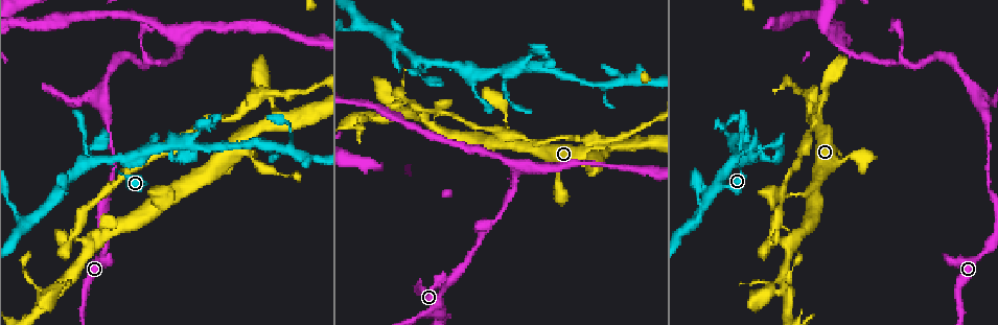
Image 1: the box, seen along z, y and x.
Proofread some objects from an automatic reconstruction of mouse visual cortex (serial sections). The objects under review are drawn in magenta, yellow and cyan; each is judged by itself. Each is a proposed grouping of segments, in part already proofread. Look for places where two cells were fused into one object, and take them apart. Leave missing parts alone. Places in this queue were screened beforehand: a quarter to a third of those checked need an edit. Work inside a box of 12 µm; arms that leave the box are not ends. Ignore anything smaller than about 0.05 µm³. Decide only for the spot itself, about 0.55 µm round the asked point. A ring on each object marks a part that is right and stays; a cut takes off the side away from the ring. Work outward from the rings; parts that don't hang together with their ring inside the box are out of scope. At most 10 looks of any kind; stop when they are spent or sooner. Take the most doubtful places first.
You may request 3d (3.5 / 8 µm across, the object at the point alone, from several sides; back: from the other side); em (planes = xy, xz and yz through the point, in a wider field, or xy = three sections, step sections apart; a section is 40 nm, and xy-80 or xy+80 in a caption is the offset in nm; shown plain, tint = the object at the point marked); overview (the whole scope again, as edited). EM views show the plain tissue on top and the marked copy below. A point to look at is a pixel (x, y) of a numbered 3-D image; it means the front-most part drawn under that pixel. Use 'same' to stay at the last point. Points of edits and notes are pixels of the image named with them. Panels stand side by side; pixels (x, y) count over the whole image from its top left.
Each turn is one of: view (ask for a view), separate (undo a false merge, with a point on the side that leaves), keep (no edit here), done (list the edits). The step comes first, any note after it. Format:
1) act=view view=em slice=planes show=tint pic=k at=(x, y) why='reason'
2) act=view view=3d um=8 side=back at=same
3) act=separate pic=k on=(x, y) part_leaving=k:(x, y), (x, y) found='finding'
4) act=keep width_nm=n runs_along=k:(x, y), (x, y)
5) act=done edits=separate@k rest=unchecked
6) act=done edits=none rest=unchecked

act=view view=3d um=8 pic=1 at=(447, 65) why='a narrow waist'

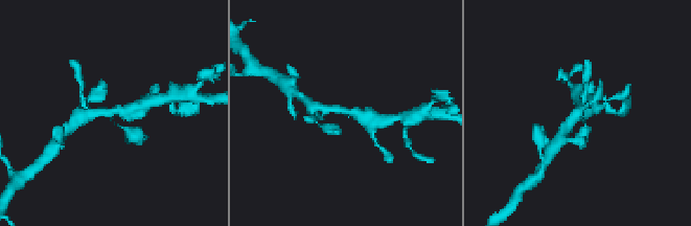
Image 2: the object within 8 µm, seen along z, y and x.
act=view view=3d um=3.5 pic=2 at=(343, 110) why='closer look'

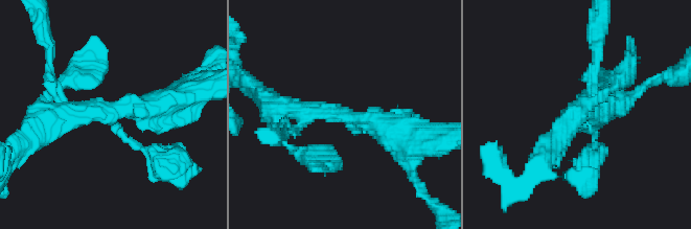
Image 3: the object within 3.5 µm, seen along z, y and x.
act=view view=em slice=xy step=5 show=tint pic=3 at=(346, 116) arms=3 arm_widths_nm=150,300,450 why='shape alone is not enough'

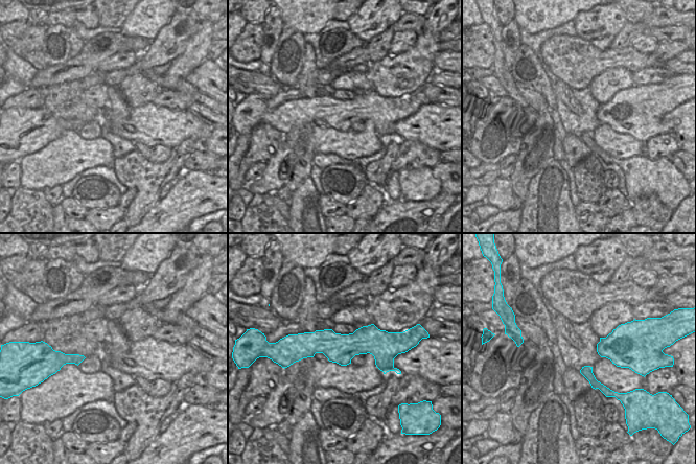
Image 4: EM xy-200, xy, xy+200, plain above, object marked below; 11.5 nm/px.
act=keep runs_along=3:(160, 157), (132, 144), (112, 115), (174, 102) found='one cell here'

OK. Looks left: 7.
act=view view=3d um=3.5 pic=1 at=(622, 80) why='looks like a crossing'

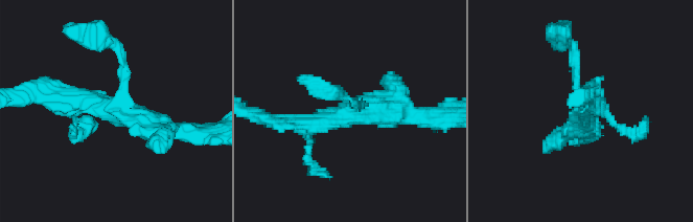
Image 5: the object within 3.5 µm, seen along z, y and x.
act=view view=em slice=xy step=5 show=tint pic=5 at=(348, 113) arms=4 arm_widths_nm=100,250,250,350

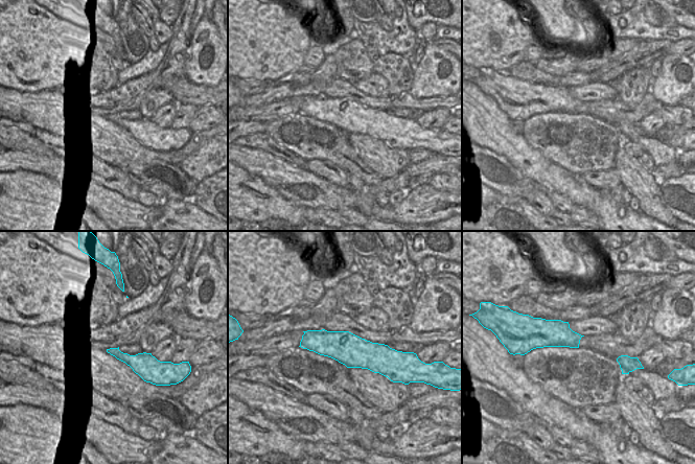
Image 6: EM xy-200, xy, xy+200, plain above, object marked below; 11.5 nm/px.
act=keep found='all the same cell'

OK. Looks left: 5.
act=view view=3d um=3.5 pic=1 at=(76, 238)

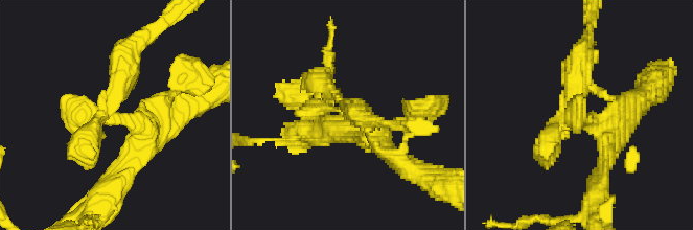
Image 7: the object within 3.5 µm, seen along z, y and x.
act=view view=em slice=xy step=1 show=tint pic=7 at=(110, 113) why='need the tissue'

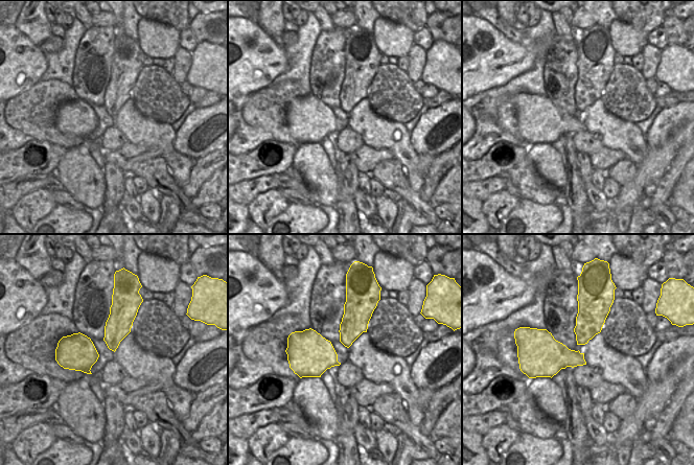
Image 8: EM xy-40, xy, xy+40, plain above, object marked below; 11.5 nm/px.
act=separate pic=7 on=(77, 141) part_leaving=7:(114, 108), (126, 59), (159, 27) found='two cells meet here'

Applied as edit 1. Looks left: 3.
act=view view=overview

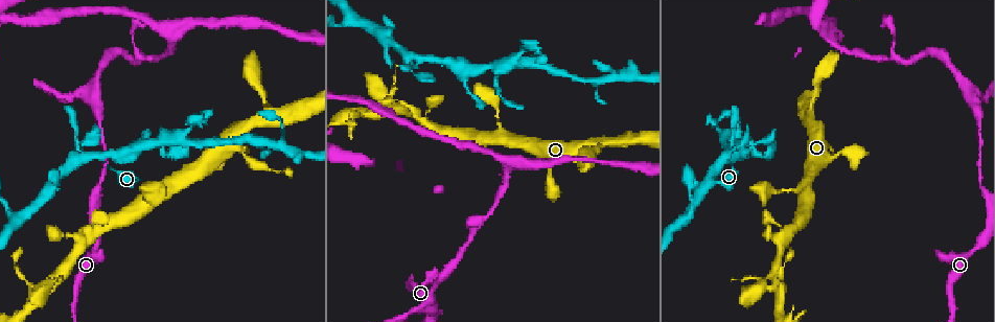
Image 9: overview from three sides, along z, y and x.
act=view view=3d um=3.5 pic=9 at=(192, 123) why='calibre changes'

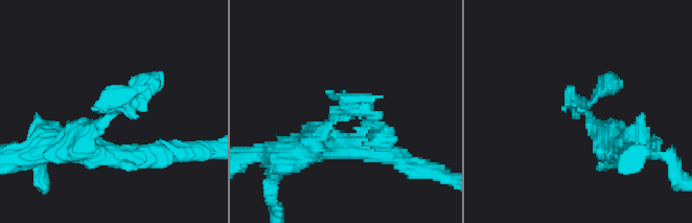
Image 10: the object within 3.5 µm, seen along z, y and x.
act=view view=em slice=xy step=2 show=tint pic=10 at=(347, 113) why='need the tissue'

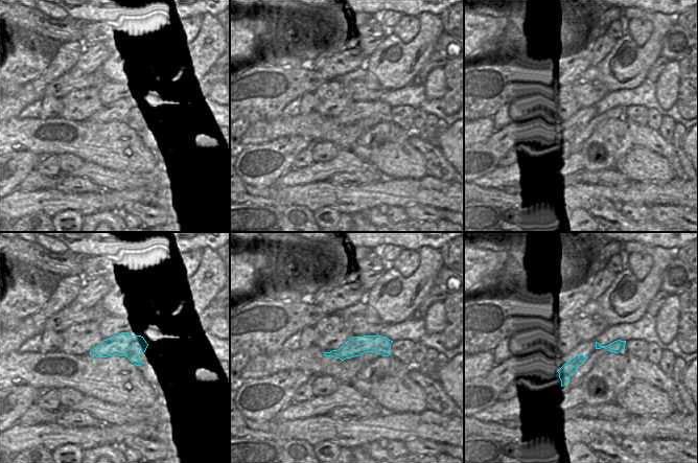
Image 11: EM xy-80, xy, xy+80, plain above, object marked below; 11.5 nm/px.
act=separate pic=10 on=(366, 103) width_nm=220 part_leaving=10:(340, 117), (374, 117), (382, 136), (362, 145) found='a second cell is stuck on'

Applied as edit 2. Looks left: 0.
act=done edits=separate@7,separate@10 rest=unchecked

